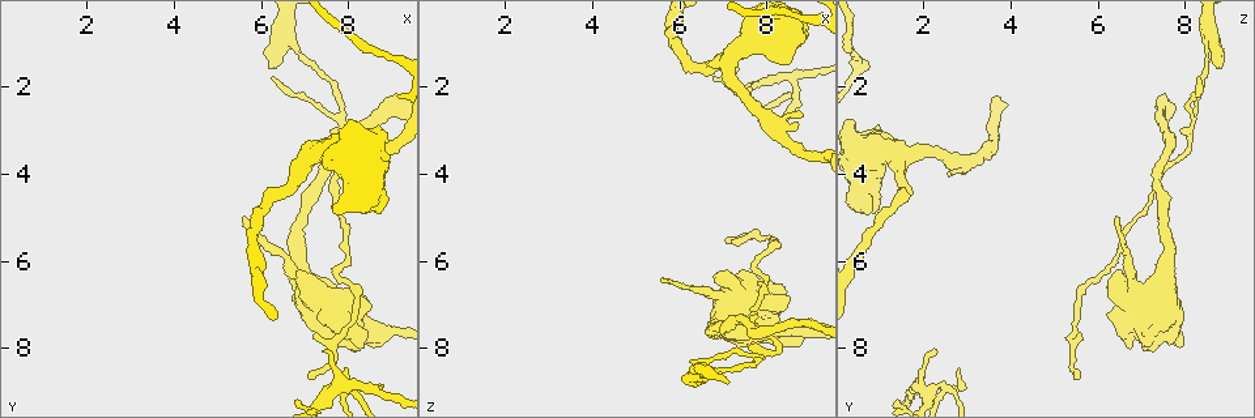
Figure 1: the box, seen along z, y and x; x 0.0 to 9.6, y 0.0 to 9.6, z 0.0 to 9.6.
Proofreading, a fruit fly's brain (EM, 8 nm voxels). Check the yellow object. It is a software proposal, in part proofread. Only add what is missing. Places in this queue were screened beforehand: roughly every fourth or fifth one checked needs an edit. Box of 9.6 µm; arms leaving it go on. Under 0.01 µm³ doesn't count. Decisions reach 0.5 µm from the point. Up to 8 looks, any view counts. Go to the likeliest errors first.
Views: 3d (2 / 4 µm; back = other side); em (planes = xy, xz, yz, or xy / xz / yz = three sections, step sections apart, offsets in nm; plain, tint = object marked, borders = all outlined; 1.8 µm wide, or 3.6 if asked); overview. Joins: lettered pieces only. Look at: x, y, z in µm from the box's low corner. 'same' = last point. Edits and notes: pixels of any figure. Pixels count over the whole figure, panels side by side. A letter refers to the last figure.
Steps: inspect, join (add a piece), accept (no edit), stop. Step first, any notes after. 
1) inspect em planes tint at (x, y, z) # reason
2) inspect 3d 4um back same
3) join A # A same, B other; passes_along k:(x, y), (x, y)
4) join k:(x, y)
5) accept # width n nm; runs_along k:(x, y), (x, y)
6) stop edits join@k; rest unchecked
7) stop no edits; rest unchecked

inspect em 3.6um planes borders at (8.80, 4.00, 2.55) # an open end

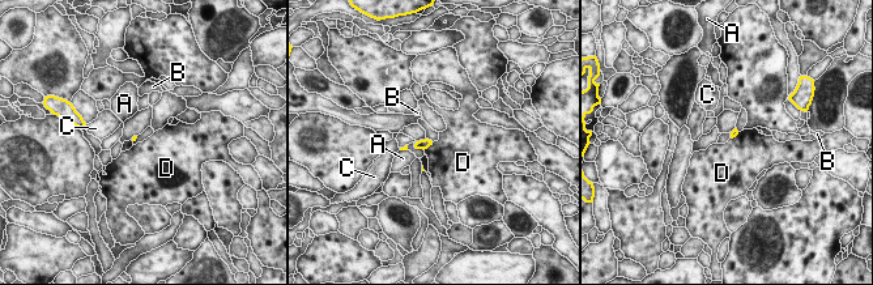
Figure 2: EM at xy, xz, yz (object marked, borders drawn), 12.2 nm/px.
accept # A other, B other, C other, D other; none of them fits

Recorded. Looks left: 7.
inspect em yz step 4 tint at (5.60, 5.05, 6.45) # thin end

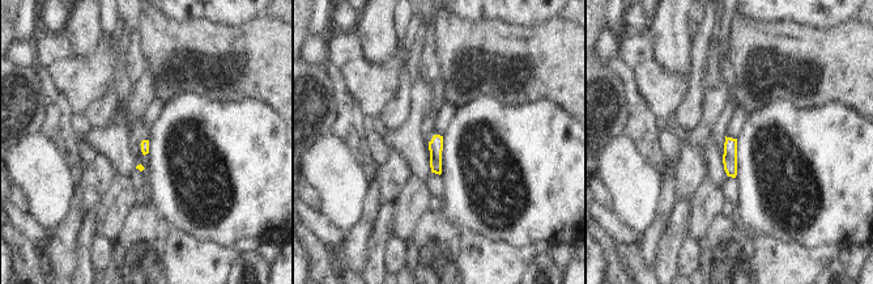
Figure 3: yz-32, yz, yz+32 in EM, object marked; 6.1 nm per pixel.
inspect em planes borders same # another direction

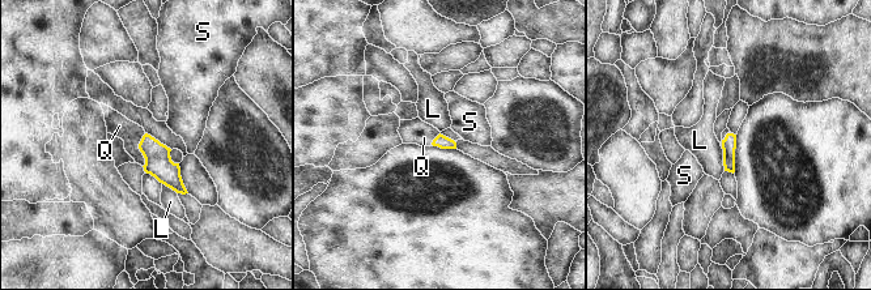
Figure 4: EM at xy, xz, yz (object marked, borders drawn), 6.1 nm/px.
join Q # L other, Q same, S other; passes_along 4:(158, 163), (140, 150), (119, 126); the neuron continues

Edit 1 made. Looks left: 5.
inspect em planes borders at (6.25, 1.70, 8.35) # an open end

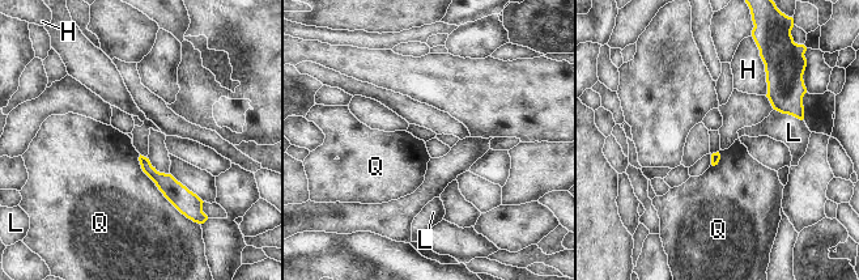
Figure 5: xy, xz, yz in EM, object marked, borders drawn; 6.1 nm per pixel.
join L # H other, L same, Q other; passes_along 5:(786, 88), (789, 114), (794, 132); the neuron continues

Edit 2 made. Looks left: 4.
stop edits join@4, join@5; rest unchecked

